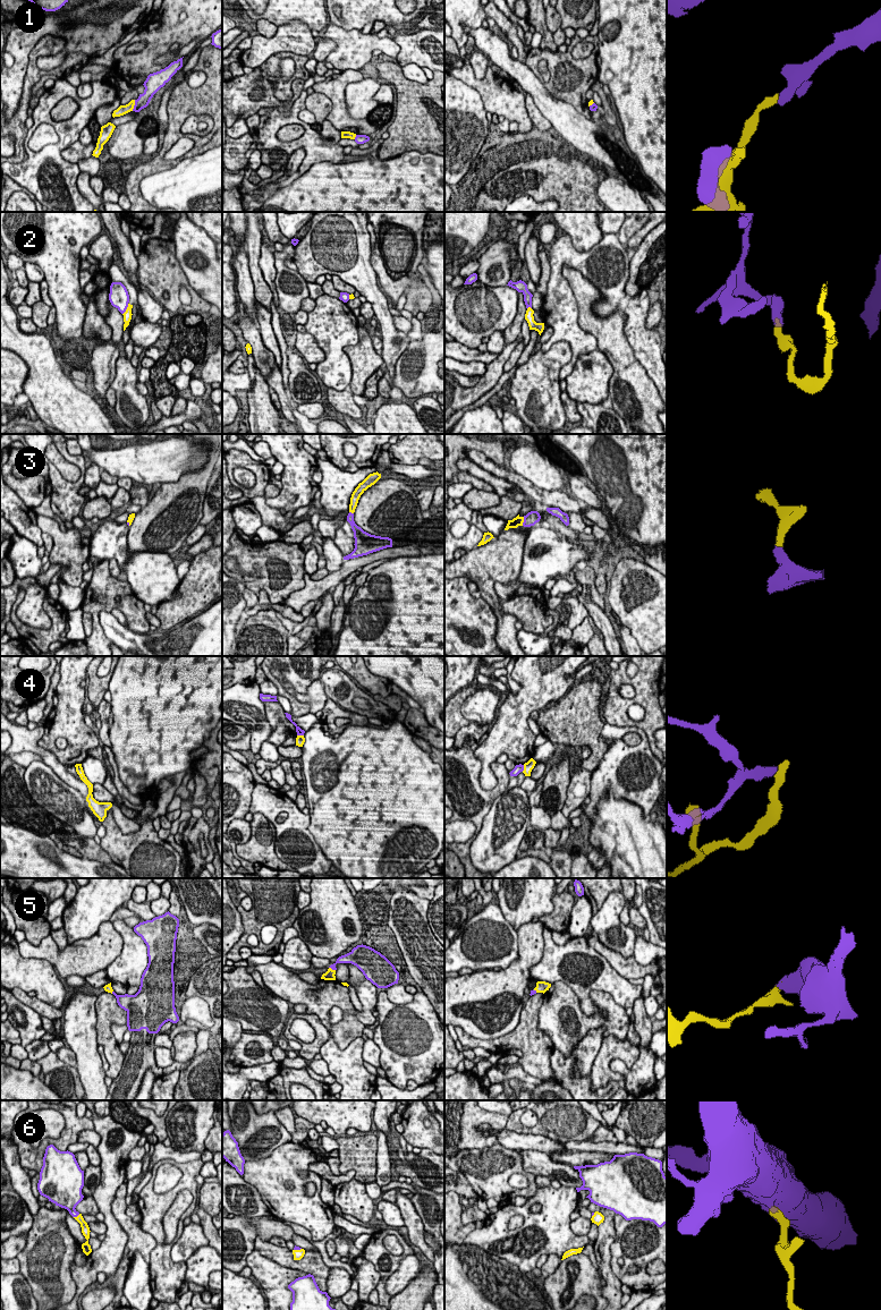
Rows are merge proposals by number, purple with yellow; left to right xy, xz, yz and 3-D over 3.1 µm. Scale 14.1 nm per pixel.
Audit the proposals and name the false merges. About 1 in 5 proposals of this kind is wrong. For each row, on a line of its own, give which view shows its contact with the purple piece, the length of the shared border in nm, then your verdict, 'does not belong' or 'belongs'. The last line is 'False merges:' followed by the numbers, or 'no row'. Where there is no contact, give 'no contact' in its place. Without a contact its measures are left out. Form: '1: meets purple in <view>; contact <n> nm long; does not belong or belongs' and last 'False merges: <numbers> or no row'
1: meets purple in xy; contact 170 nm long; does not belong
2: meets purple in xy; contact 180 nm long; does not belong
3: meets purple in yz; contact 130 nm long; belongs
4: meets purple in xz; contact 100 nm long; does not belong
5: meets purple in xz; contact 110 nm long; belongs
6: meets purple in xy; contact 110 nm long; belongs
False merges: 1, 2, 4

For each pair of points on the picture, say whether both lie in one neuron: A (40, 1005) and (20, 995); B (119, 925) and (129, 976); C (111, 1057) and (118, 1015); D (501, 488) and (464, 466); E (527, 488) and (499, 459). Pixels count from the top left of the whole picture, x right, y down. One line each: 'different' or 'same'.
A: same
B: same
C: same
D: same
E: different

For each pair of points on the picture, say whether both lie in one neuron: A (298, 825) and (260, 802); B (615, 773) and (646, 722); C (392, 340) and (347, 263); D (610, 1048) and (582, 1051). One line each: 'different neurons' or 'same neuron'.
A: same neuron
B: different neurons
C: same neuron
D: different neurons

